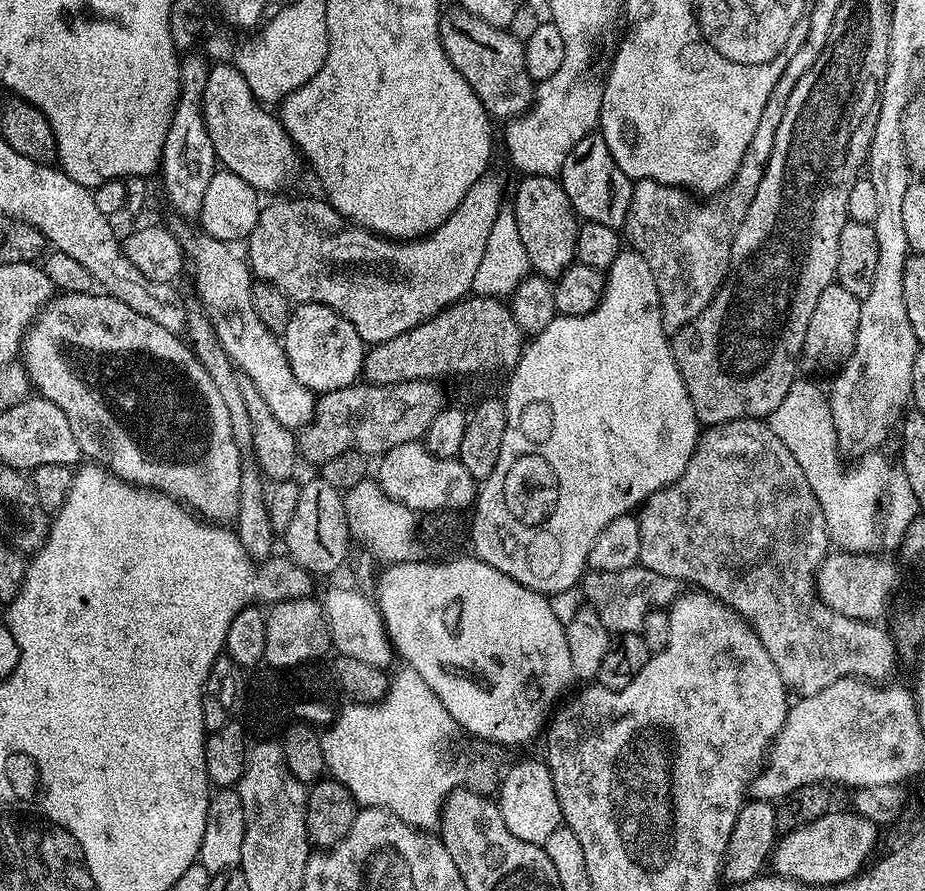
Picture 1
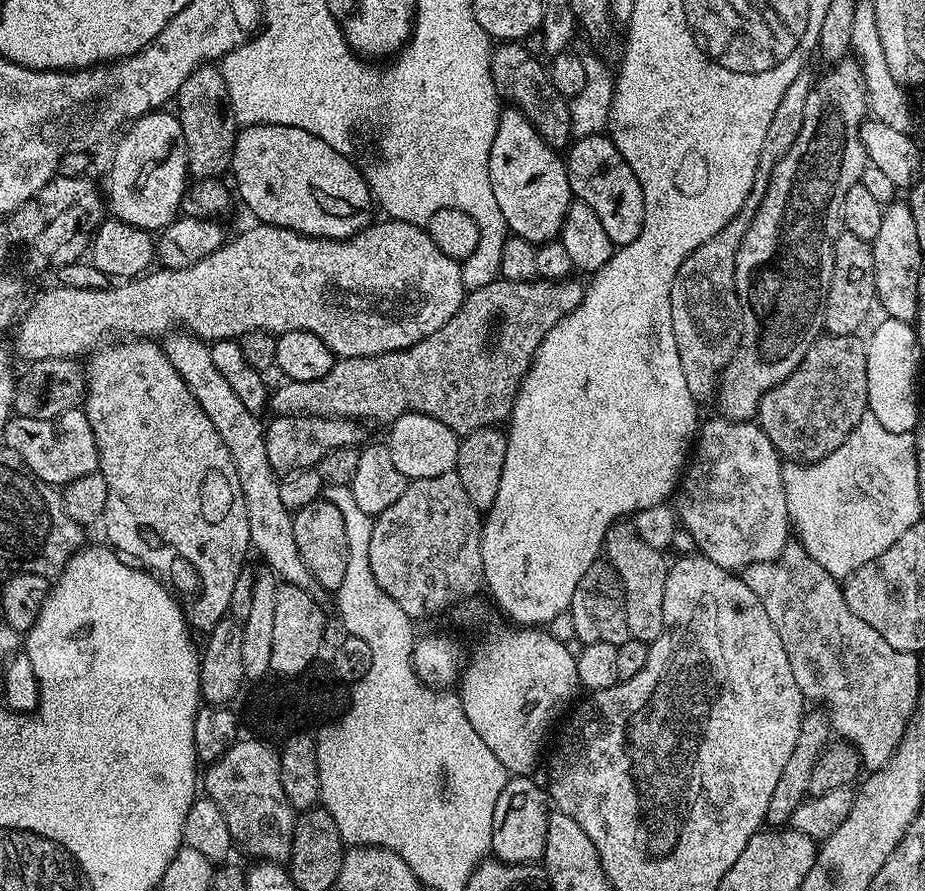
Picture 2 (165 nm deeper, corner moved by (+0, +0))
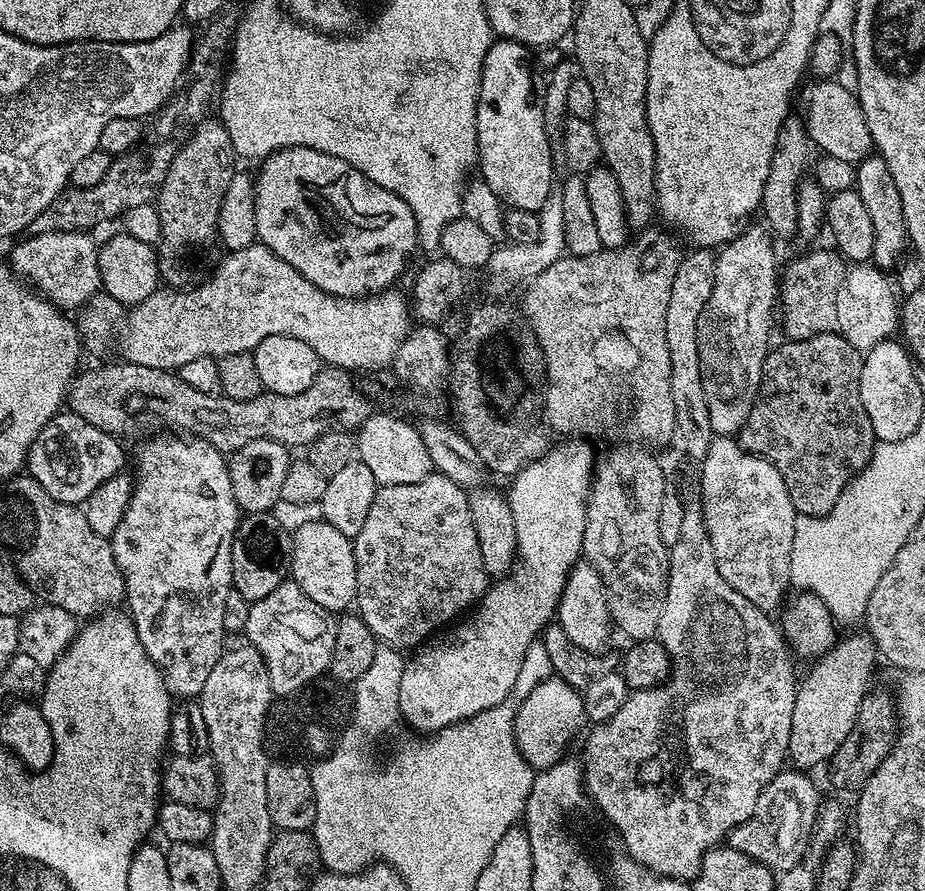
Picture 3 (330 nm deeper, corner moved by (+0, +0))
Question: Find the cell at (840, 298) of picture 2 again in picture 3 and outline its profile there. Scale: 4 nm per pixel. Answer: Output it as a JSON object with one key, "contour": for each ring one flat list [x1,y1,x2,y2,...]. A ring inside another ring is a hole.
{"contour":[[828,248,808,252,792,261,779,277,778,308,784,311,784,332,788,340,805,340,837,331,838,290,845,280,846,261,839,252]]}

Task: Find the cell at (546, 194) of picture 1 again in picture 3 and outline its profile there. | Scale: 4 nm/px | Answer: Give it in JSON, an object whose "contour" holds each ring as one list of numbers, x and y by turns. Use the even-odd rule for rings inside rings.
{"contour":[[497,39,491,46,484,59,484,69,482,70,482,78,480,79,480,89,478,90,478,110,476,111,476,154,478,157,479,175,482,177,486,186,490,186,490,190,494,190,494,194,500,199,501,205,508,208,517,208,523,212,537,213,540,207,546,202,546,198,554,190,552,184,552,147,553,141,549,139,546,132,546,126,543,122,543,102,541,93,536,90,536,76,534,73,534,56,525,45,514,42,513,40]]}

